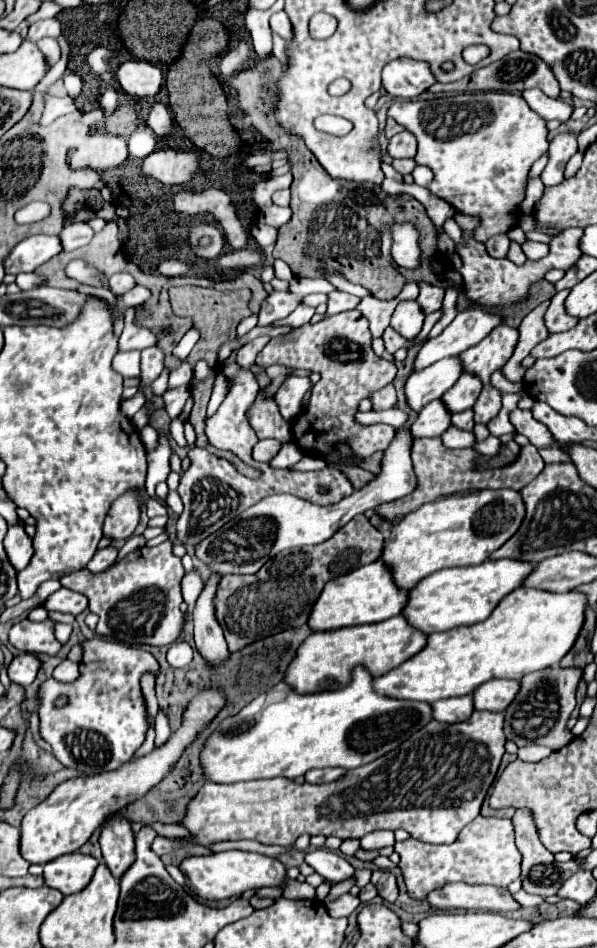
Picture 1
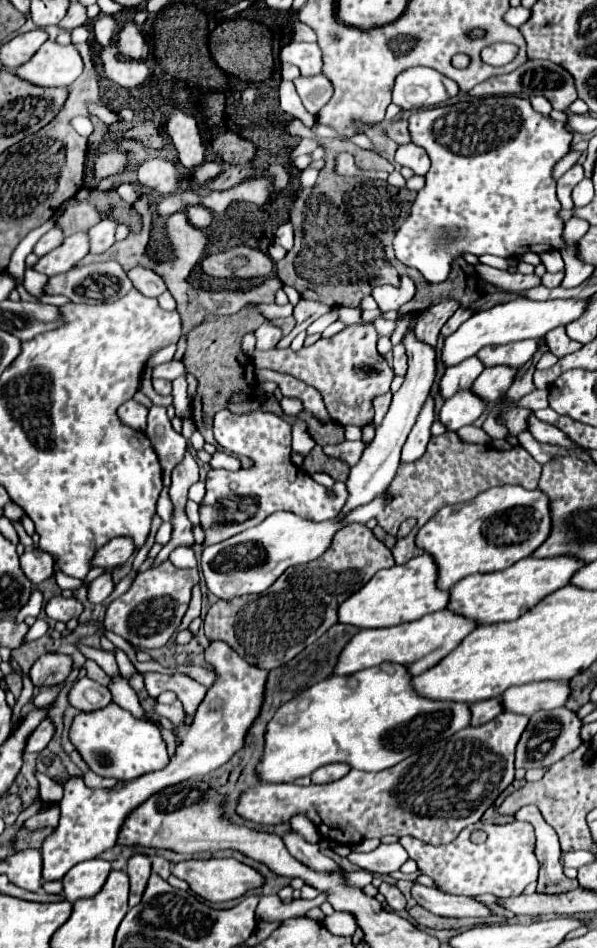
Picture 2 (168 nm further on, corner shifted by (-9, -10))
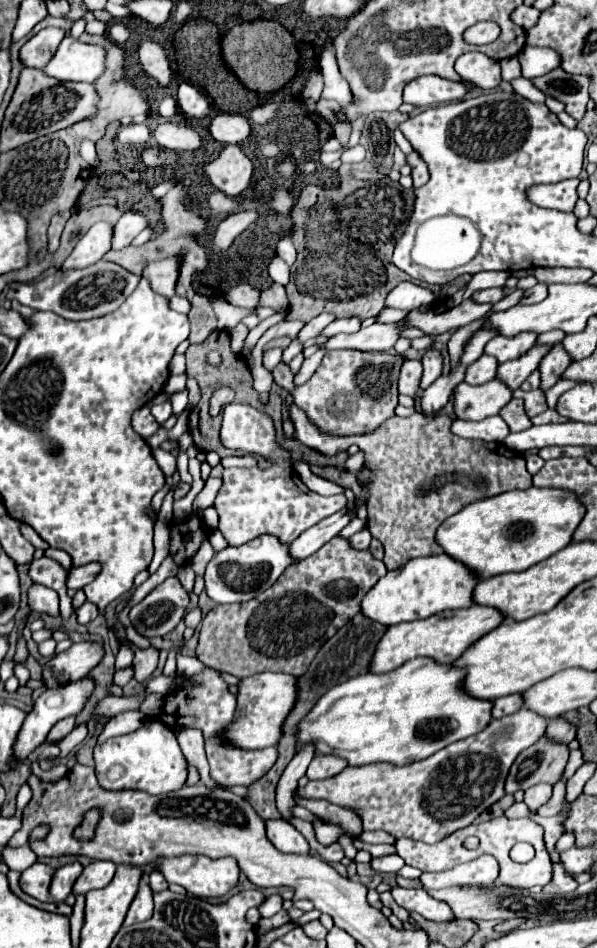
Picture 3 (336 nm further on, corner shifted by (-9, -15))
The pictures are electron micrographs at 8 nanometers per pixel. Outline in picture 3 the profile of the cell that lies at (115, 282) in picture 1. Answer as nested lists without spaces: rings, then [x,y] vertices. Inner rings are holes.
[[[185,250],[171,258],[163,258],[163,260],[147,264],[143,270],[143,278],[147,278],[151,282],[151,288],[155,292],[159,292],[167,298],[175,296],[175,286],[179,280],[179,268],[183,264],[183,256],[185,256]]]

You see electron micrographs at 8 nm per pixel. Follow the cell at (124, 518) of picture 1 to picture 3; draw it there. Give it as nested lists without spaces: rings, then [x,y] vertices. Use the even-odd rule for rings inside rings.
[[[91,562],[91,564],[85,564],[85,566],[79,566],[79,568],[71,568],[69,572],[69,578],[67,578],[67,586],[73,588],[73,590],[79,590],[83,588],[85,584],[89,584],[95,574],[99,574],[101,566],[97,562]]]

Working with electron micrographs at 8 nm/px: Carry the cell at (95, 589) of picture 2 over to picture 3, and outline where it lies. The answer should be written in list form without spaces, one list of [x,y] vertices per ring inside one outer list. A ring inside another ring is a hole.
[[[85,602],[85,604],[83,604],[83,606],[81,606],[81,608],[79,608],[75,614],[77,614],[77,622],[85,626],[85,624],[89,624],[91,620],[95,620],[95,618],[97,618],[99,610],[97,610],[97,606],[95,606],[95,604]]]

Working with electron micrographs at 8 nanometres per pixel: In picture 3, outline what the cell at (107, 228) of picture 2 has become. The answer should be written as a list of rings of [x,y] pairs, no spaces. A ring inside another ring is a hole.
[[[125,212],[121,220],[115,224],[113,232],[113,250],[121,250],[131,244],[131,240],[149,226],[147,218],[139,212]]]

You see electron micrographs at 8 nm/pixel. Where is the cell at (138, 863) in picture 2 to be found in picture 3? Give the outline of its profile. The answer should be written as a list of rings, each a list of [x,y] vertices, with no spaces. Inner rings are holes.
[[[141,880],[139,892],[129,906],[129,912],[127,912],[127,918],[125,918],[123,926],[145,922],[145,920],[151,918],[151,914],[153,914],[153,892],[151,892],[147,880]]]

